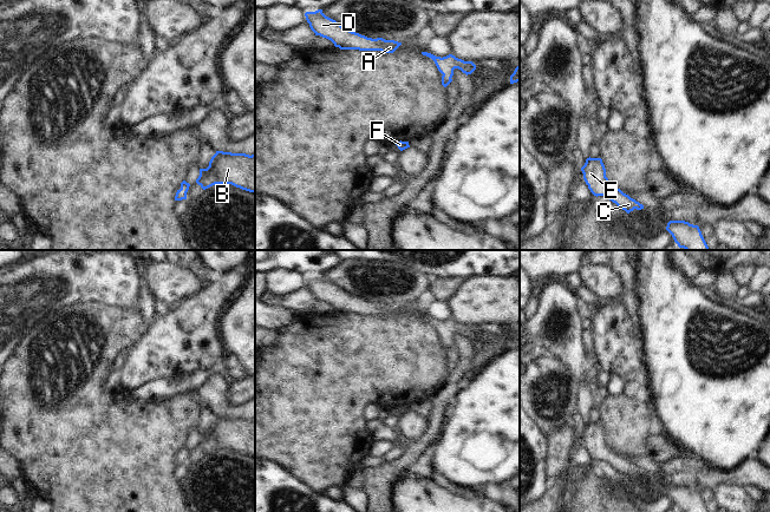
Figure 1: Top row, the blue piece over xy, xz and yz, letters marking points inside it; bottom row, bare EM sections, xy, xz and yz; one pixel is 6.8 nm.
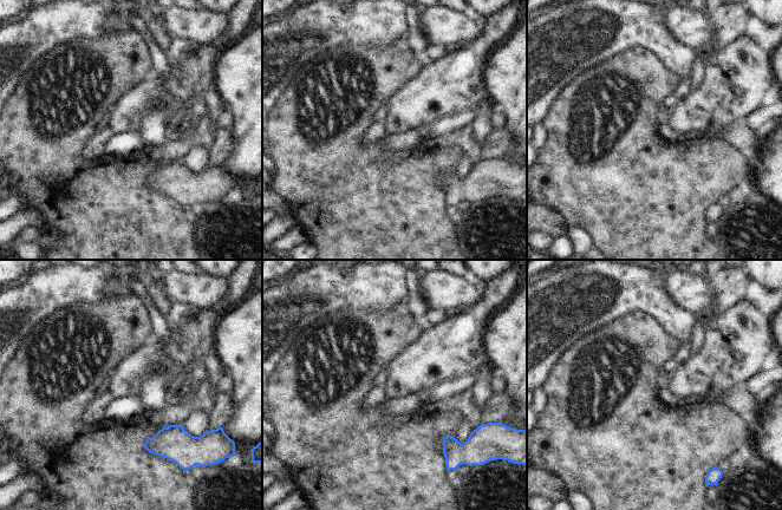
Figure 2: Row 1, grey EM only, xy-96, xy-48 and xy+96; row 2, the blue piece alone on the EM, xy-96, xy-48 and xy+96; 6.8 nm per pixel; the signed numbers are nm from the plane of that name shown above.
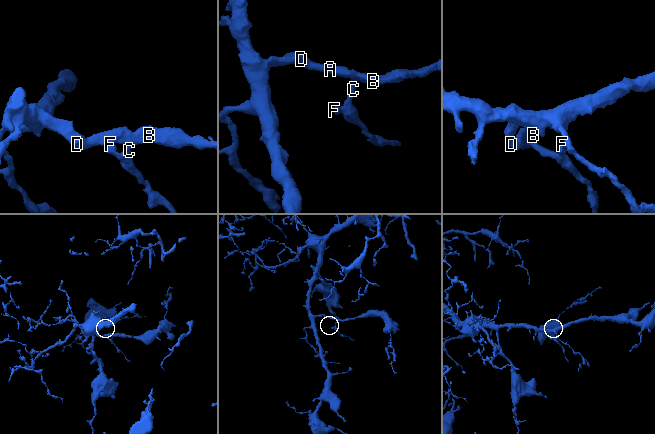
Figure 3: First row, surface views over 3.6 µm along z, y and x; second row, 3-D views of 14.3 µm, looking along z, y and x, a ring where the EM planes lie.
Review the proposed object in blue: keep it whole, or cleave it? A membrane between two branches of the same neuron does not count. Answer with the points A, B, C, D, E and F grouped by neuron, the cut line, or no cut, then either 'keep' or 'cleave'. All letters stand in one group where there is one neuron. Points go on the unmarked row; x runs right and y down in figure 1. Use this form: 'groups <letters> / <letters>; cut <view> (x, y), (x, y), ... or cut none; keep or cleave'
groups A B C D E F; cut none; keep

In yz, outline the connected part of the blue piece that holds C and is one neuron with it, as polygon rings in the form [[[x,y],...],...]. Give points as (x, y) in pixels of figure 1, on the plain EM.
[[[587,422],[585,429],[581,432],[581,435],[588,453],[594,460],[607,460],[609,465],[615,467],[627,478],[634,473],[644,473],[642,468],[624,458],[620,453],[611,452],[611,447],[606,441],[606,433],[601,422]]]

